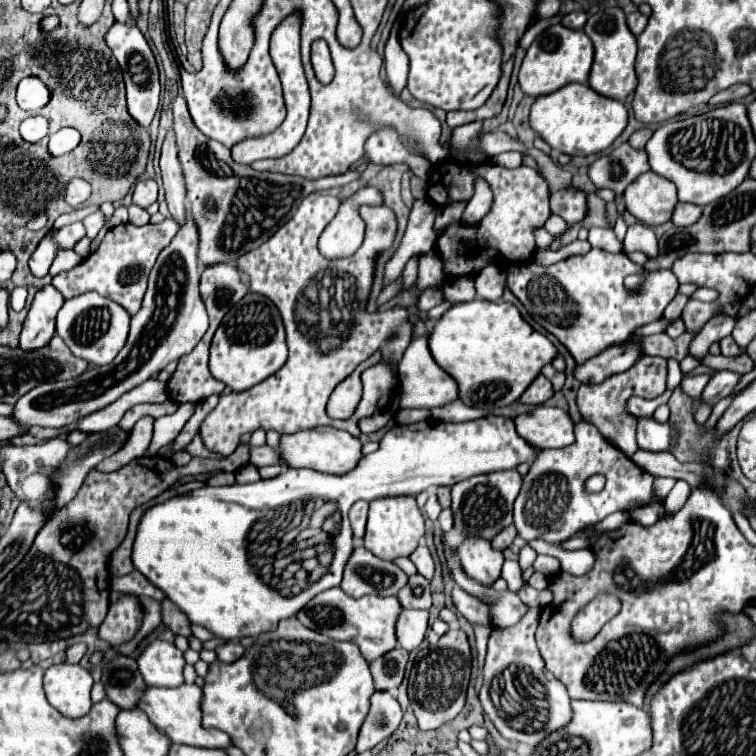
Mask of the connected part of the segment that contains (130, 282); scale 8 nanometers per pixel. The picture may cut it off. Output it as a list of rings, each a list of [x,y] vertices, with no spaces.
[[[165,219],[161,225],[131,225],[123,223],[113,229],[109,229],[99,245],[99,249],[89,255],[83,263],[79,263],[75,269],[59,273],[53,277],[53,287],[65,297],[77,297],[87,291],[97,291],[103,297],[113,299],[115,303],[123,305],[129,315],[135,315],[141,307],[143,293],[147,289],[147,277],[155,265],[157,255],[171,243],[175,233],[179,231],[179,225],[173,219]]]

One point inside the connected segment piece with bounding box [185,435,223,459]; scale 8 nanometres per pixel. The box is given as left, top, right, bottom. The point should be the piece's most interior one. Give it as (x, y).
(196, 448)

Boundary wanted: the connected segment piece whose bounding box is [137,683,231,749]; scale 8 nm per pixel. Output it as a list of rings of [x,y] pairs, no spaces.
[[[179,685],[175,689],[159,689],[159,687],[147,687],[143,697],[139,699],[137,707],[145,711],[149,721],[165,733],[173,743],[183,743],[183,745],[195,745],[195,747],[211,747],[211,749],[223,749],[231,745],[227,733],[219,729],[205,729],[201,725],[201,697],[203,691],[197,685]]]

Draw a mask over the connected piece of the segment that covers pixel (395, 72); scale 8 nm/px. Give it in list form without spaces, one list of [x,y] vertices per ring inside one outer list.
[[[397,25],[393,27],[391,37],[387,41],[387,47],[385,47],[385,67],[387,67],[387,79],[393,87],[393,93],[399,95],[407,83],[409,57],[399,45],[399,27]]]

